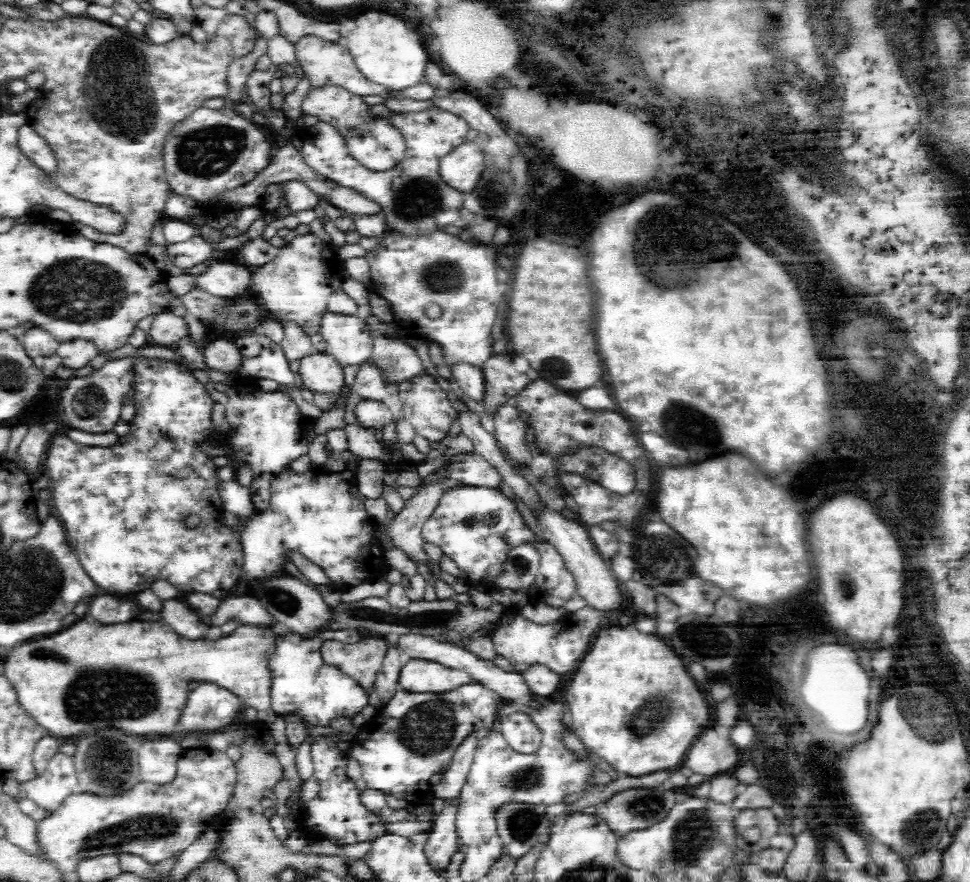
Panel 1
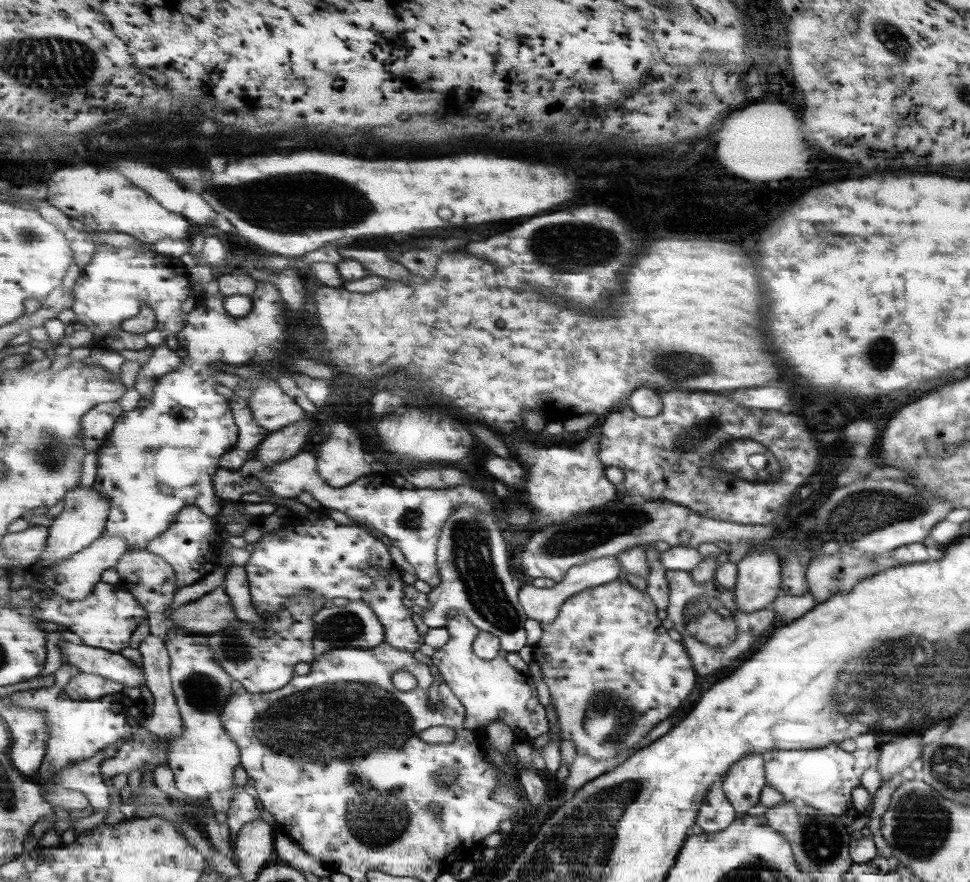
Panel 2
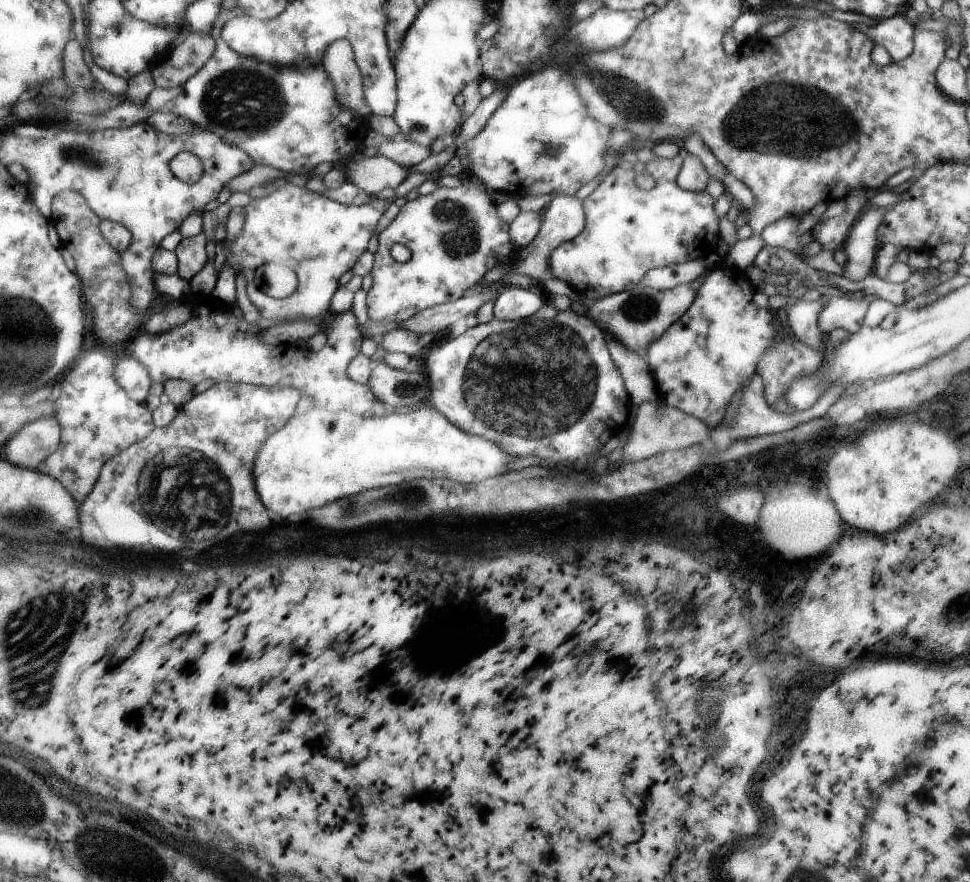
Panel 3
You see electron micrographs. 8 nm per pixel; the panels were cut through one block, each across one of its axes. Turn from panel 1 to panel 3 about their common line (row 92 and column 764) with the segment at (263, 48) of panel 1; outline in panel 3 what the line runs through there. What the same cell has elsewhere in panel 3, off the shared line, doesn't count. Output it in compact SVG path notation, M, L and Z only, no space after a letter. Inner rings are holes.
M795 216L781 218L781 220L765 226L765 230L761 230L761 240L765 242L765 246L783 248L783 250L789 250L789 252L801 256L803 248L799 244L797 234L795 234L797 224L799 224L799 218L795 218Z

